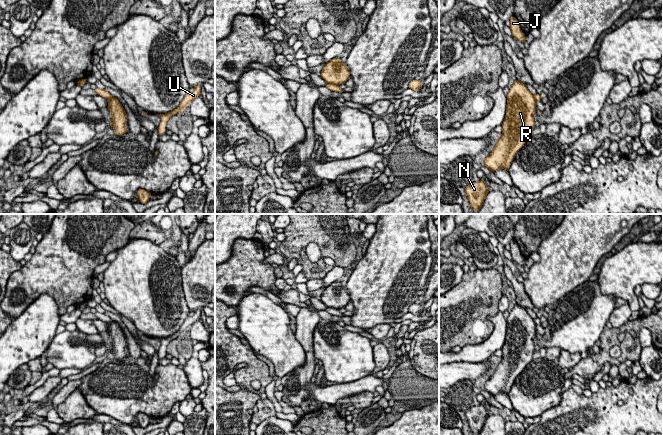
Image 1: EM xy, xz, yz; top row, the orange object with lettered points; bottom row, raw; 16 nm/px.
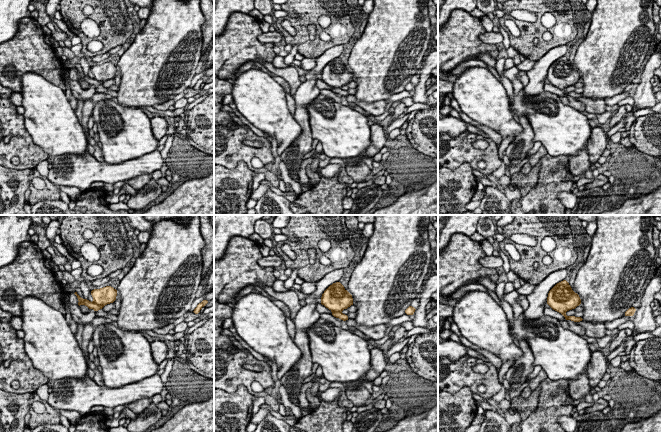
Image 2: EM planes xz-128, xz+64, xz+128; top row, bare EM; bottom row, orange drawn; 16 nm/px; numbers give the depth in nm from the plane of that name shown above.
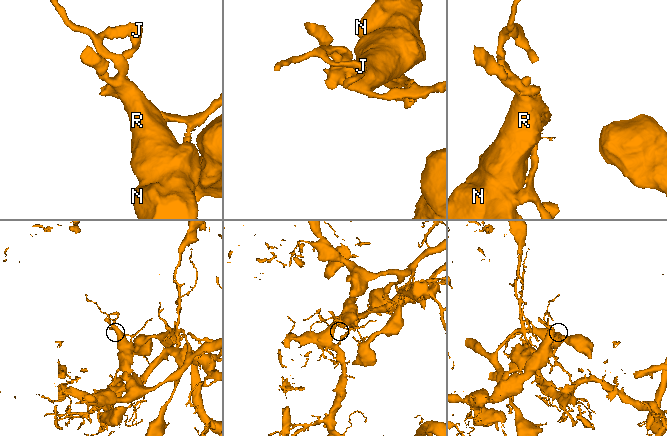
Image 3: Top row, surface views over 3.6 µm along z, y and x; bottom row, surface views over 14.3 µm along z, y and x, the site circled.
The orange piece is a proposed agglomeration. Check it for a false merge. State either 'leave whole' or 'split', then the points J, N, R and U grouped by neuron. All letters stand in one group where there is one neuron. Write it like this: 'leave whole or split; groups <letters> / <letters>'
split; groups J U / N R

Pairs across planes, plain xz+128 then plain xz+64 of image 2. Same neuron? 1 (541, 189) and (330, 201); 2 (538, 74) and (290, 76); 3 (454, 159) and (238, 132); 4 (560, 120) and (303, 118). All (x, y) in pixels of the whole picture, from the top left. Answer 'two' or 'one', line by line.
1: one
2: two
3: one
4: two

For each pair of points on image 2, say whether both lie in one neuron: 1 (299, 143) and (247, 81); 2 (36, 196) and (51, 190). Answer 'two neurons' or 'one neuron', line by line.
1: two neurons
2: one neuron

